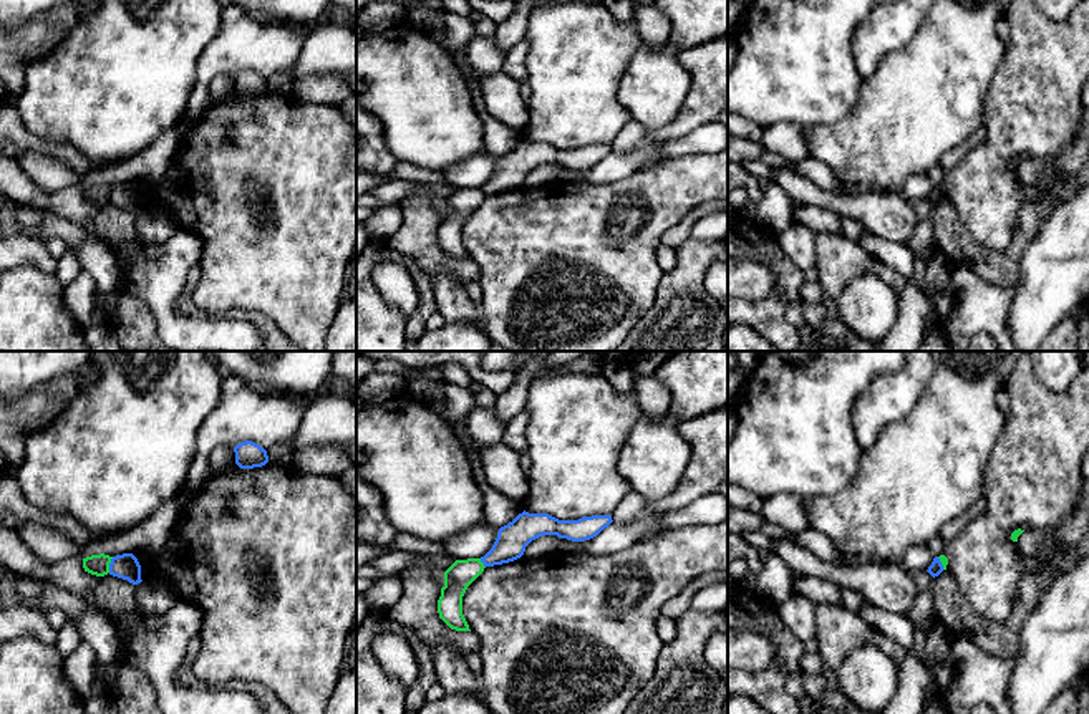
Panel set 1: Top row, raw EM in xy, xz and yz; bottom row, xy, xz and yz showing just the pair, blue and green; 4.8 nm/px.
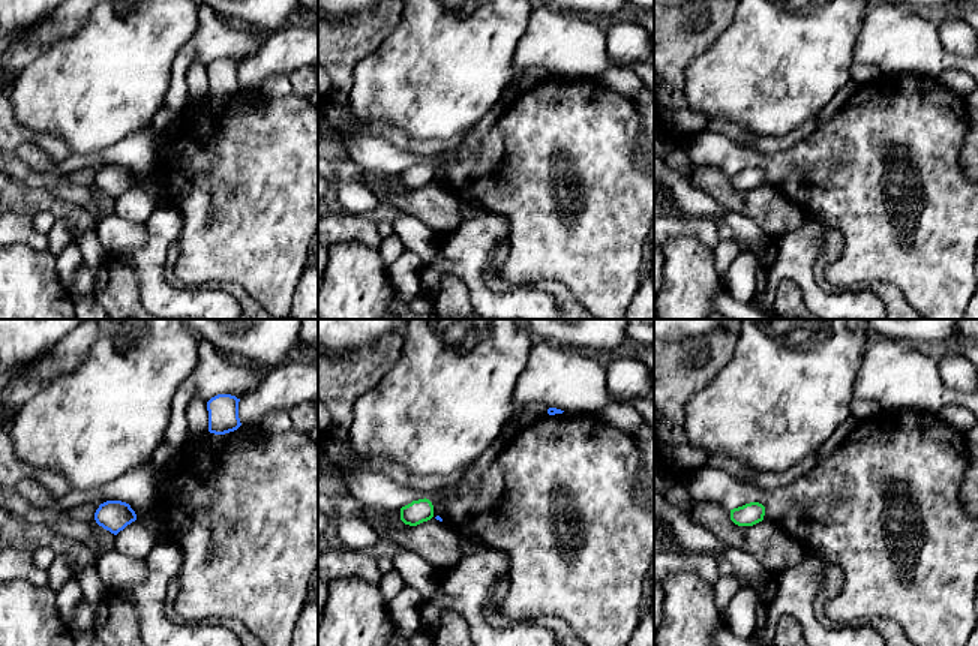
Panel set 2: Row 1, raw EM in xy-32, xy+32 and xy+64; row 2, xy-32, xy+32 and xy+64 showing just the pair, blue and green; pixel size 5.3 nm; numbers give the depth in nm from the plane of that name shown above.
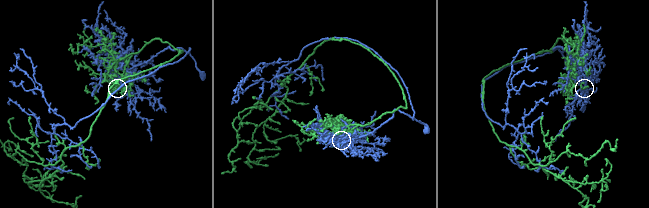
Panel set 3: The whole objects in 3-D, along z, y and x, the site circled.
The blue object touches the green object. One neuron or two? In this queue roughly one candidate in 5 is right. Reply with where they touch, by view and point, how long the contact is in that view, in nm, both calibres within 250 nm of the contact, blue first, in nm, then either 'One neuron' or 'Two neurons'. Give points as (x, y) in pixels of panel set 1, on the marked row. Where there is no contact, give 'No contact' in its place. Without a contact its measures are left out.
Touches blue at xy (110, 565). Shared border 80 nm. Thickness 120 nm (blue) against 100 nm. Two neurons

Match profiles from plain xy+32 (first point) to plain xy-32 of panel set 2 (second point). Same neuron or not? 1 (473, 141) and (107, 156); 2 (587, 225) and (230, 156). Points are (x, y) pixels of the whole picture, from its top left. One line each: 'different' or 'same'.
1: same
2: same

